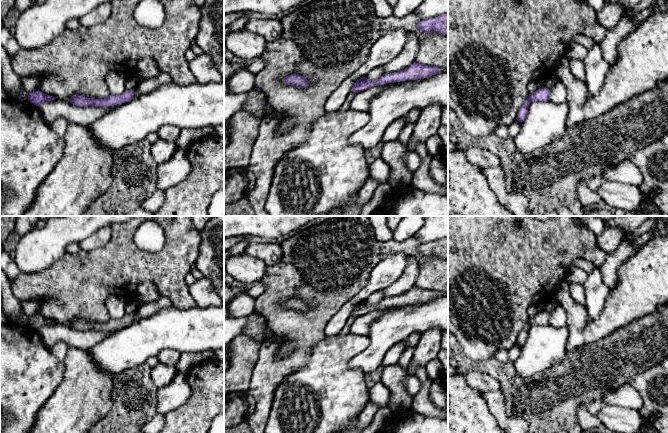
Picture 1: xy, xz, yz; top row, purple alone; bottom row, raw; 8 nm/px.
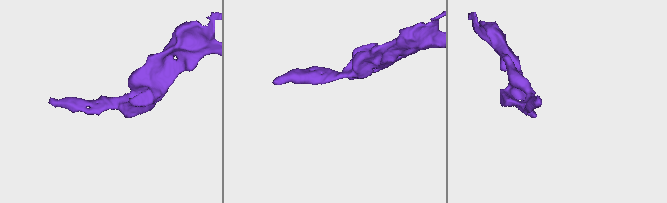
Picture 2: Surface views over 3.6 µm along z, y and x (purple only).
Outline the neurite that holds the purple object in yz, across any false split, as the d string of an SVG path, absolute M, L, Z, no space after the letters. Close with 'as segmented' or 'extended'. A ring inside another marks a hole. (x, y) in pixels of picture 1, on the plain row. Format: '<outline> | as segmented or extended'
M542 310L535 316L529 318L527 324L524 326L524 328L519 333L516 343L519 346L523 346L528 338L528 332L530 330L530 327L535 324L547 325L547 324L549 324L549 319L550 319L550 314L544 310Z | as segmented

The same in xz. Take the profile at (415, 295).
M414 286L404 294L390 298L383 298L379 303L374 306L371 306L366 301L363 301L354 307L351 316L358 317L360 315L367 314L368 312L386 307L396 307L406 304L424 303L432 299L436 299L438 297L439 293L435 289L425 289Z | as segmented

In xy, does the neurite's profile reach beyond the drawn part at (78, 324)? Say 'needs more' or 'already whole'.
already whole

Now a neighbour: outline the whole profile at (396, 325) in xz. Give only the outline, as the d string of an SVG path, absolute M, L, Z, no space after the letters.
M448 294L418 304L392 307L381 314L371 325L367 334L369 345L354 356L349 367L362 370L365 374L383 366L388 350L411 334L423 334L439 329L448 332Z

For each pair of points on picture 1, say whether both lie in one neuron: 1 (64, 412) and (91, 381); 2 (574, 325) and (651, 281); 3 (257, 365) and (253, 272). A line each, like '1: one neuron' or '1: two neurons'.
1: one neuron
2: one neuron
3: two neurons

